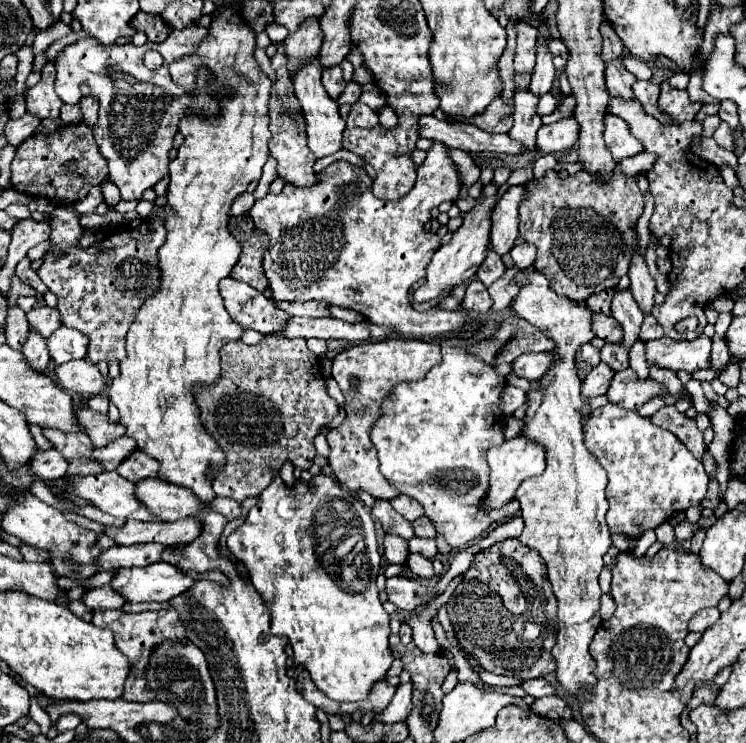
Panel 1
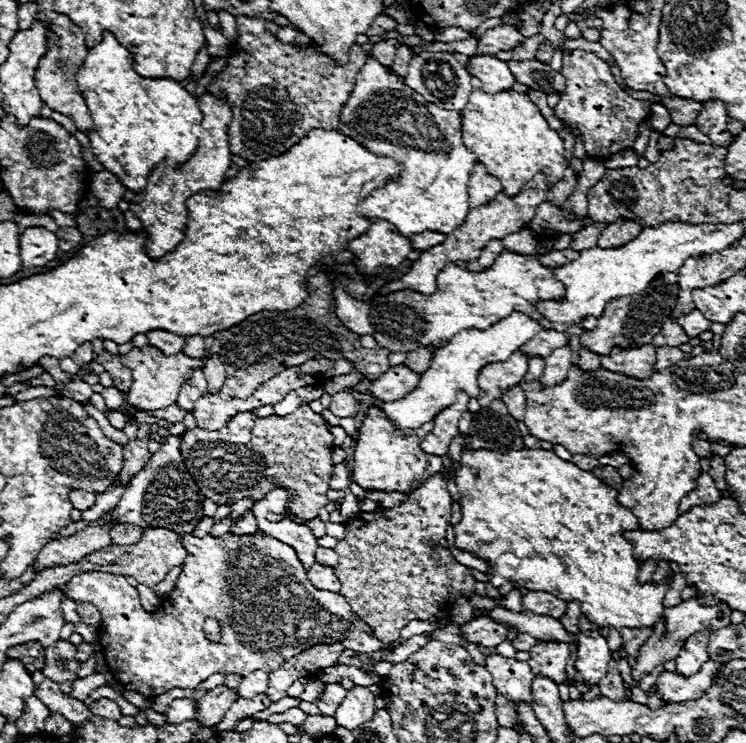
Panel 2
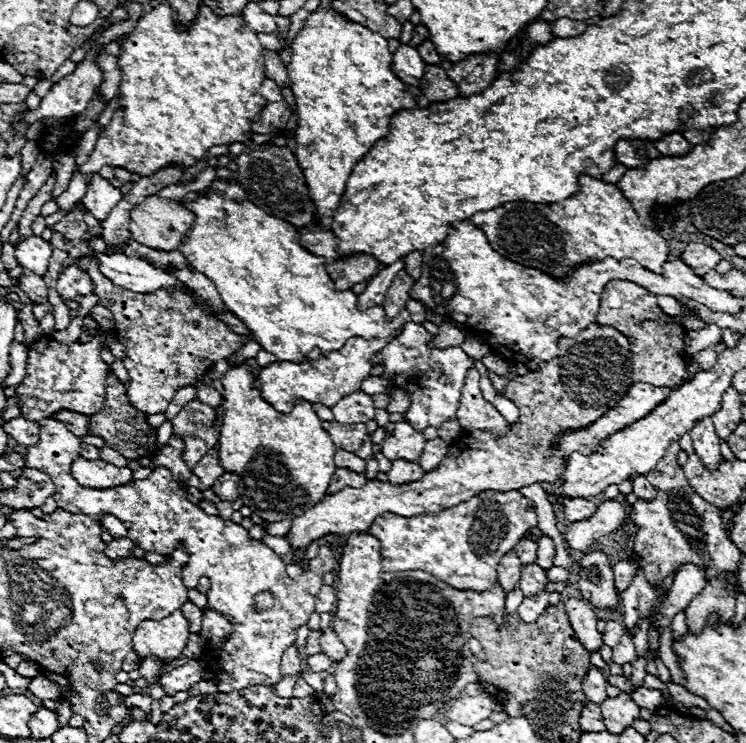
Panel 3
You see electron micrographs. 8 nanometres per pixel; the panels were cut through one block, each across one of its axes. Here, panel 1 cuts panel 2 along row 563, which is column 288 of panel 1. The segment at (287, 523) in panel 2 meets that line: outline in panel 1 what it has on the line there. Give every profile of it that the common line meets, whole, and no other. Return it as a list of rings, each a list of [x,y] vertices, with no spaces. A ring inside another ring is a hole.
[[[270,296],[272,304],[280,310],[284,310],[290,316],[306,316],[306,318],[320,318],[320,316],[328,316],[328,304],[318,302],[318,300],[310,300],[310,302],[278,302]]]

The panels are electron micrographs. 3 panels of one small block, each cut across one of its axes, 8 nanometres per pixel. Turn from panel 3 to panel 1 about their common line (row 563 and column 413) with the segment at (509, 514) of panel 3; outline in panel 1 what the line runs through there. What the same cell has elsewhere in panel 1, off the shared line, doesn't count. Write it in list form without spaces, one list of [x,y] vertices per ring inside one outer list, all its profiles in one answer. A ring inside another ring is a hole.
[[[442,346],[442,362],[434,366],[426,378],[418,382],[398,382],[392,388],[392,392],[382,400],[380,416],[370,430],[370,440],[380,458],[380,472],[400,494],[406,494],[422,504],[424,516],[434,524],[436,532],[442,534],[452,548],[466,546],[490,524],[504,516],[514,516],[518,510],[516,500],[506,504],[500,512],[480,514],[476,510],[488,488],[486,450],[504,442],[504,422],[500,410],[500,392],[504,386],[504,376],[498,376],[490,364],[478,360],[462,348]]]

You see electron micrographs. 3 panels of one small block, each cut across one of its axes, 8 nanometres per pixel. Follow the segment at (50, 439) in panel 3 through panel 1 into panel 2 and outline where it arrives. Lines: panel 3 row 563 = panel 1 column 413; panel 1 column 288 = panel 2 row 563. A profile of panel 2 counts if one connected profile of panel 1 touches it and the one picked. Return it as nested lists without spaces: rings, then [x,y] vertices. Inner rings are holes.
[[[228,532],[228,534],[218,536],[218,538],[214,538],[214,536],[210,536],[210,534],[204,536],[204,538],[198,538],[198,536],[194,536],[194,534],[182,534],[180,538],[182,538],[180,542],[184,544],[184,548],[188,550],[188,560],[186,560],[184,566],[182,566],[182,572],[180,572],[180,576],[178,576],[178,580],[176,580],[174,590],[164,598],[162,606],[160,606],[156,612],[146,612],[146,610],[142,608],[136,588],[130,586],[128,580],[122,578],[122,576],[104,574],[104,572],[85,572],[74,576],[74,578],[64,586],[68,598],[72,598],[74,602],[90,602],[90,604],[94,604],[94,606],[100,610],[100,618],[102,618],[102,620],[100,620],[100,626],[98,626],[98,634],[100,634],[100,636],[98,636],[98,642],[102,644],[102,654],[104,654],[104,658],[106,658],[108,668],[110,668],[112,674],[116,676],[118,684],[124,686],[124,690],[134,690],[134,692],[138,692],[138,694],[142,694],[142,696],[146,696],[146,698],[154,698],[154,696],[160,696],[160,694],[164,694],[164,692],[168,692],[168,690],[172,690],[172,688],[196,688],[196,686],[198,686],[200,682],[204,682],[210,674],[240,674],[240,676],[246,676],[248,672],[254,672],[254,670],[272,672],[272,670],[280,668],[286,660],[290,660],[292,656],[304,652],[306,648],[310,648],[310,646],[314,646],[314,644],[340,642],[340,644],[344,644],[346,648],[350,648],[350,650],[354,650],[354,652],[364,652],[364,654],[378,652],[378,650],[382,648],[382,646],[380,646],[380,640],[372,634],[370,626],[368,626],[364,620],[360,620],[360,616],[356,616],[356,614],[352,612],[352,608],[350,608],[350,604],[346,602],[346,598],[340,596],[340,594],[320,592],[318,588],[314,588],[314,586],[308,582],[306,570],[302,568],[298,556],[296,556],[296,552],[294,552],[294,548],[288,546],[288,544],[284,544],[284,542],[280,542],[280,540],[276,540],[276,538],[272,538],[270,534],[266,534],[266,532],[256,532],[256,534],[240,534],[240,536],[236,536],[236,534],[230,534],[230,532]],[[206,618],[216,618],[216,620],[220,622],[220,642],[210,642],[210,640],[206,638],[204,628],[202,628],[202,624],[204,624]]]

